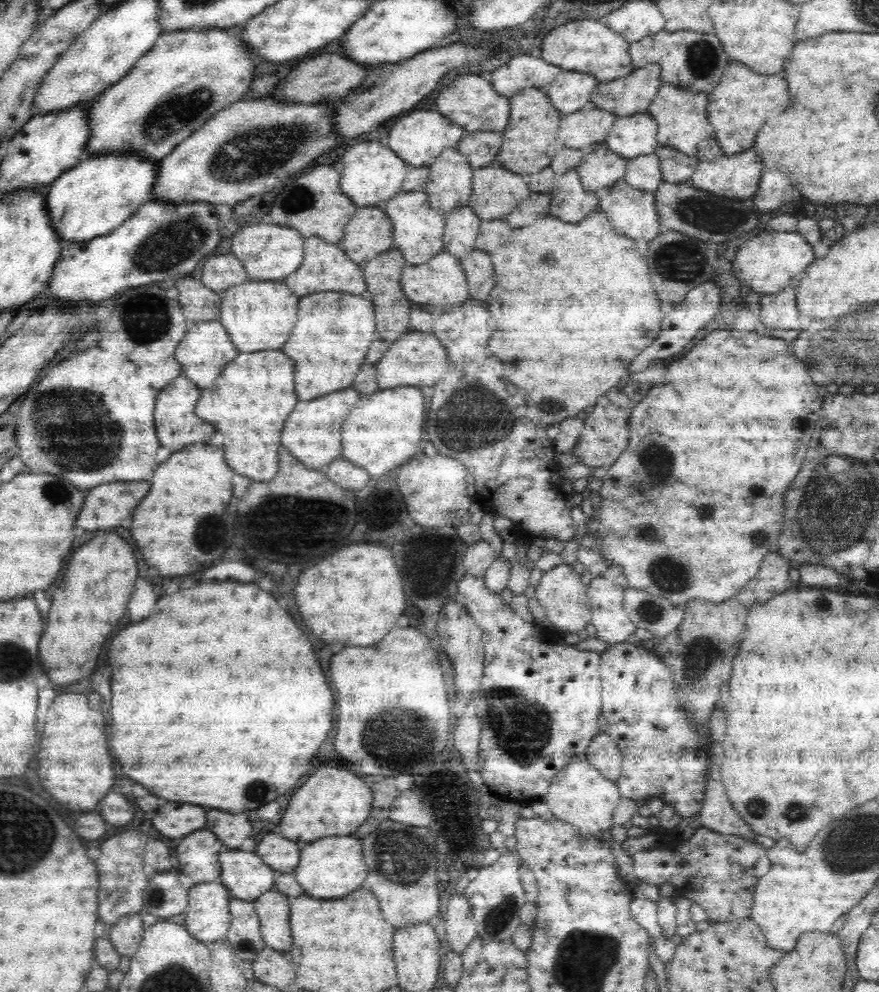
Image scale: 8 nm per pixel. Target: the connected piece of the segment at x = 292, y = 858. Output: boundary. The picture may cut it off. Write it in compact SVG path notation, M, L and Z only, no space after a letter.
M268 834L256 848L268 867L279 873L294 873L300 863L300 848L296 842L278 834Z

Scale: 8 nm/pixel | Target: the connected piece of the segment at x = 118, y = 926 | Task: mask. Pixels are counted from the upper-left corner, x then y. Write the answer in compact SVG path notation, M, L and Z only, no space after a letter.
M141 913L124 916L107 928L106 935L120 956L131 957L138 950L145 930L142 917Z

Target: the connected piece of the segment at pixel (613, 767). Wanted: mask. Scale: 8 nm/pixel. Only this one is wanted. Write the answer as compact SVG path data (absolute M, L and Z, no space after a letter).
M600 731L589 742L586 759L606 779L614 782L619 779L622 755L608 733Z

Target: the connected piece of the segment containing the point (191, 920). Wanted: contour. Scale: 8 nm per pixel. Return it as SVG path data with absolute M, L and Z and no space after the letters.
M219 881L198 883L189 888L186 930L200 942L225 939L231 925L229 890Z

